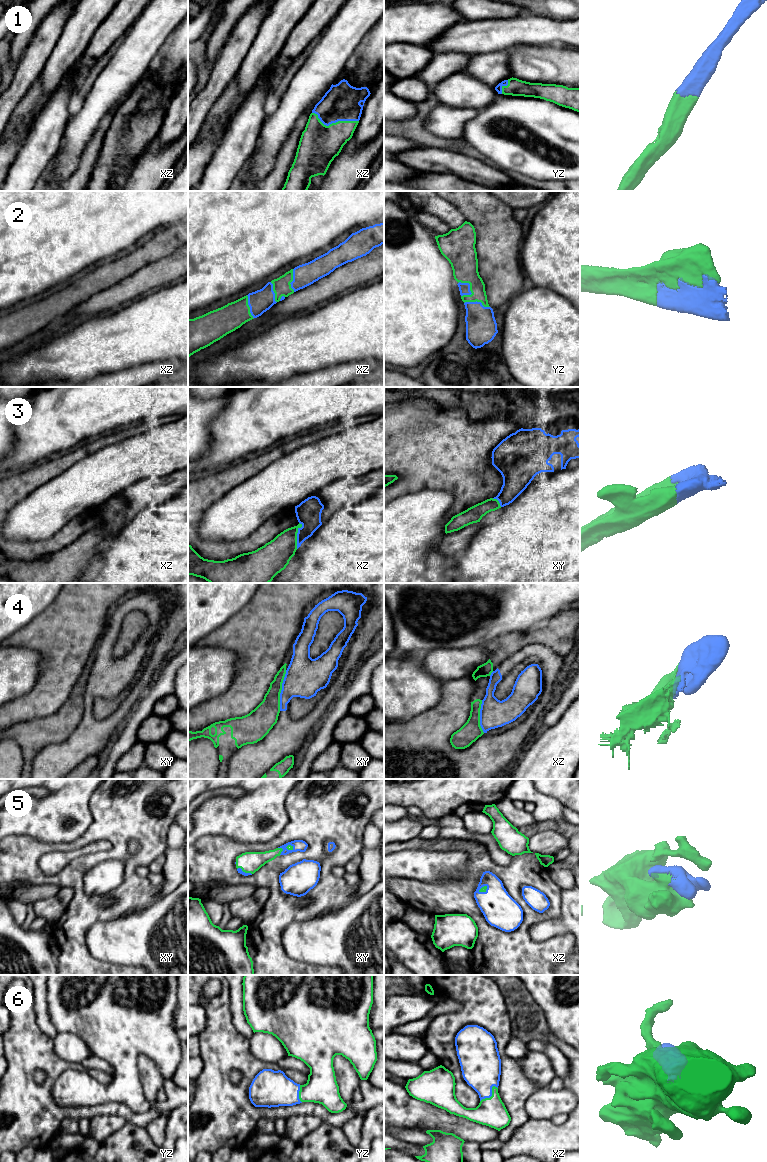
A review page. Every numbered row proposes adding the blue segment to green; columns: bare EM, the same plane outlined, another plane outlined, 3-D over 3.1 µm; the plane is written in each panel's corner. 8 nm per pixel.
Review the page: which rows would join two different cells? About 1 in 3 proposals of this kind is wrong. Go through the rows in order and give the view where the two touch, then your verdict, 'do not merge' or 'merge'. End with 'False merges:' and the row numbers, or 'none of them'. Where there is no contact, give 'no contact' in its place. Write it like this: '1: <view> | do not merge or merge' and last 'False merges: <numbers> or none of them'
1: xz | merge
2: yz | merge
3: xz | merge
4: xy | do not merge
5: xy | merge
6: xz | merge
False merges: 4

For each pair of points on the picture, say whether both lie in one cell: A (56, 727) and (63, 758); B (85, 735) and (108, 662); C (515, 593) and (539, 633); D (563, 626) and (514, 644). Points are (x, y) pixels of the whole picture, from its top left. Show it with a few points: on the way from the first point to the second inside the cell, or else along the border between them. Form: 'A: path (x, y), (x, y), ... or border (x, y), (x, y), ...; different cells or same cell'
A: border (77, 727), (65, 739), (48, 744), (38, 752); different cells
B: path (88, 717), (89, 696), (103, 680); same cell
C: border (556, 614), (533, 628), (513, 632); different cells
D: path (551, 634), (526, 638); same cell

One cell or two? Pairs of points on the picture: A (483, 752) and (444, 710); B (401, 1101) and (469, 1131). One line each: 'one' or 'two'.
A: one
B: one

